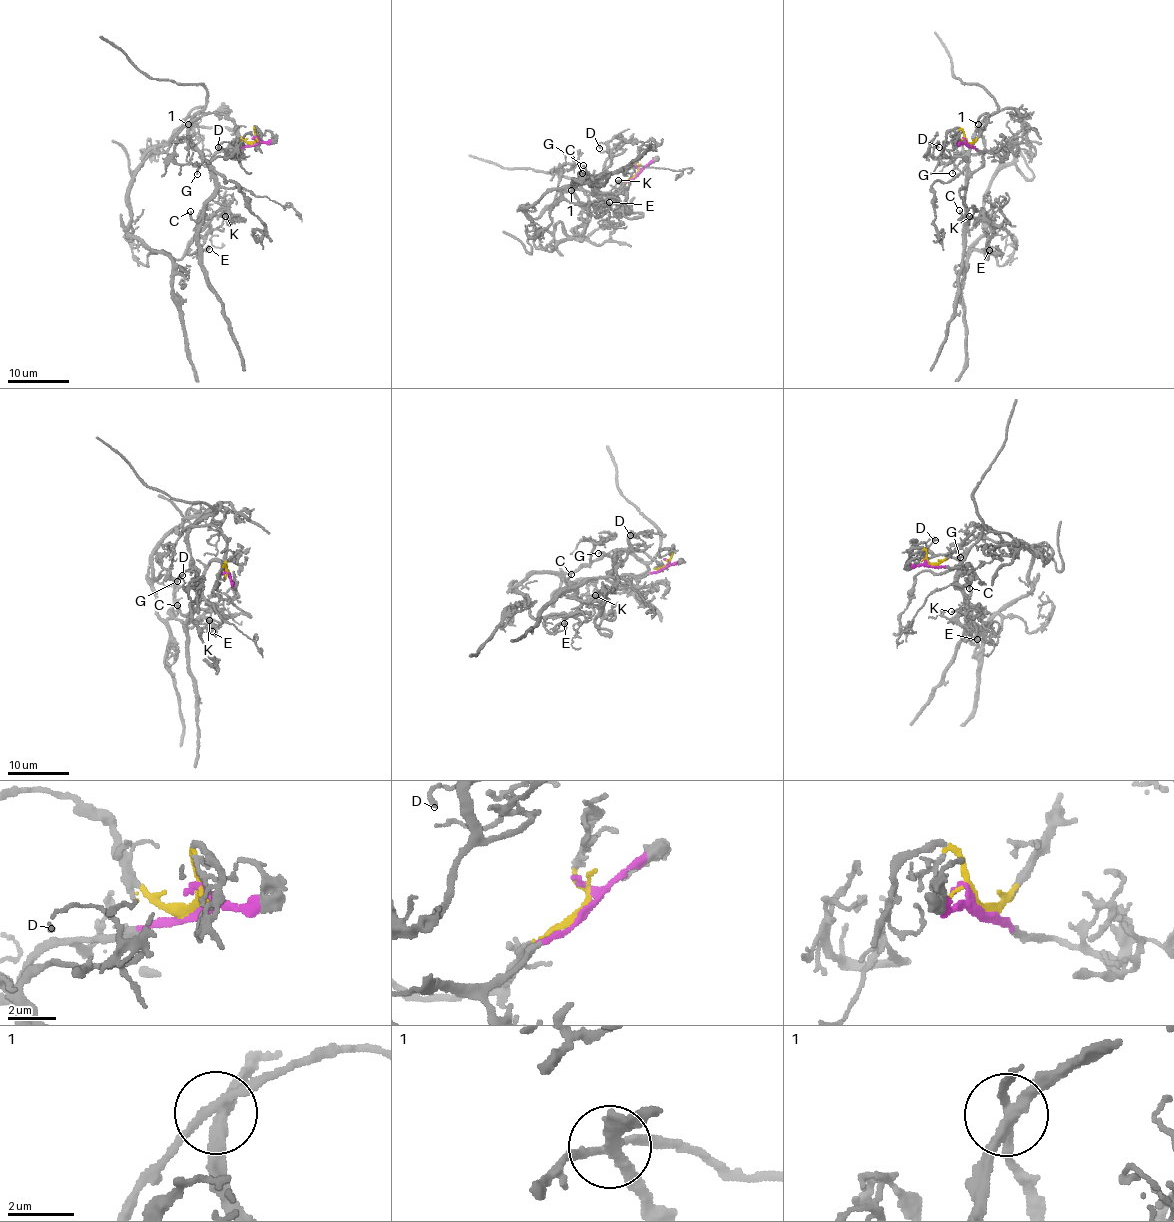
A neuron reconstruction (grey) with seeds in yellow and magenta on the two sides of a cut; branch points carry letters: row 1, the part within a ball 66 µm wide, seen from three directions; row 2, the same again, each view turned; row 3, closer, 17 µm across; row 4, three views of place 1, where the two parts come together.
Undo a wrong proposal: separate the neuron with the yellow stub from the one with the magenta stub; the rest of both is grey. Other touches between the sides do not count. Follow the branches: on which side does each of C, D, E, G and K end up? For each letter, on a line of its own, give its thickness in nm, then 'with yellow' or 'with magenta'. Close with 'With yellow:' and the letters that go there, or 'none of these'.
C: calibre 200 nm; with magenta
D: calibre 170 nm; with magenta
E: calibre 180 nm; with yellow
G: calibre 160 nm; with magenta
K: calibre 170 nm; with magenta
With yellow: E

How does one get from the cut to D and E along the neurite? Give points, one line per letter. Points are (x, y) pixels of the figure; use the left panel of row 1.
D: (255, 141), (219, 150), (210, 164), (212, 170), (210, 163), (217, 157), (226, 158), (218, 147)
E: (255, 141), (247, 141), (219, 113), (205, 113), (139, 168), (128, 196), (128, 233), (173, 257), (209, 249)

